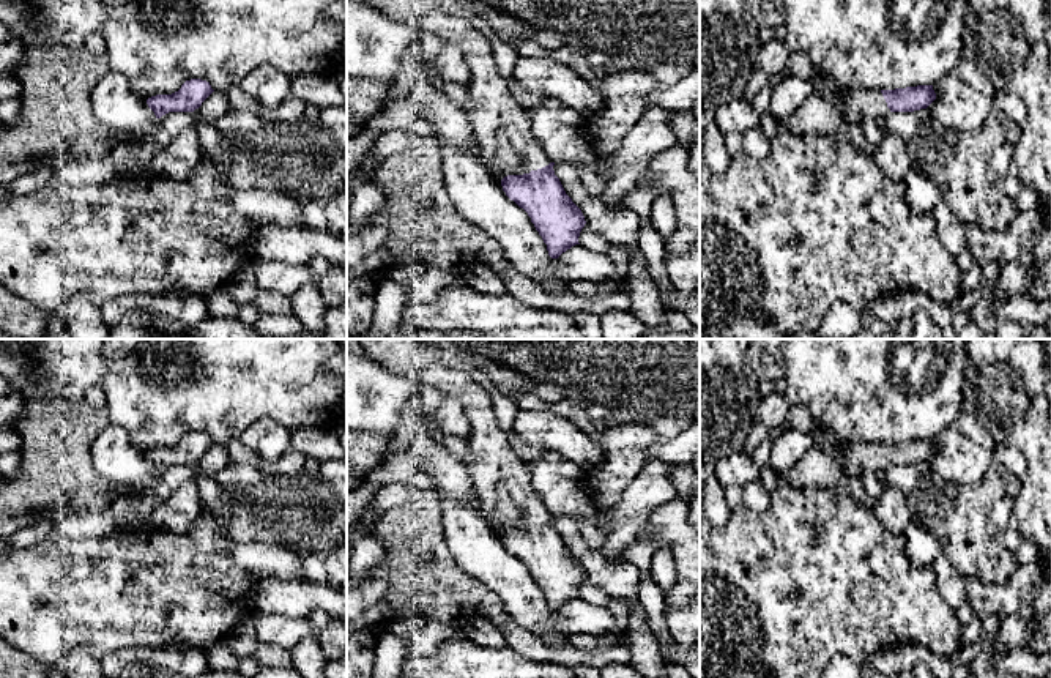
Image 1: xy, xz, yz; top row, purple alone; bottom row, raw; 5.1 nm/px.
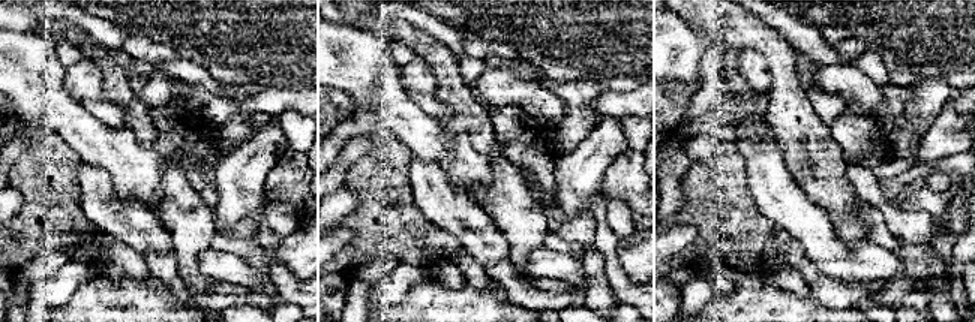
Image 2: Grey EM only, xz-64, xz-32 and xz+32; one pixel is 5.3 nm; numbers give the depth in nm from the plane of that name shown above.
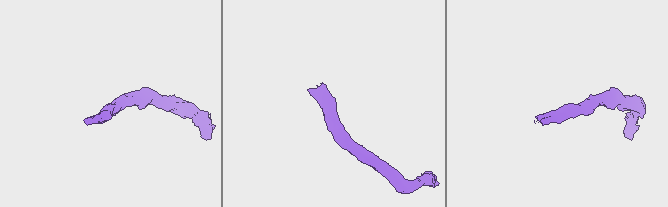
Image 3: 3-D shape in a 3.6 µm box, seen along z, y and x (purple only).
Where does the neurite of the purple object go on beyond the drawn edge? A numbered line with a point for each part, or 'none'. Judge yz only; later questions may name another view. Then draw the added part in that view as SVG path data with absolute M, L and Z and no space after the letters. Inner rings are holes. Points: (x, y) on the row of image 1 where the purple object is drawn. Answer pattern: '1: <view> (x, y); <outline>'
1: yz (857, 104); M838 87L843 101L837 104L838 115L851 126L857 126L863 118L878 121L890 114L879 90L849 90Z

